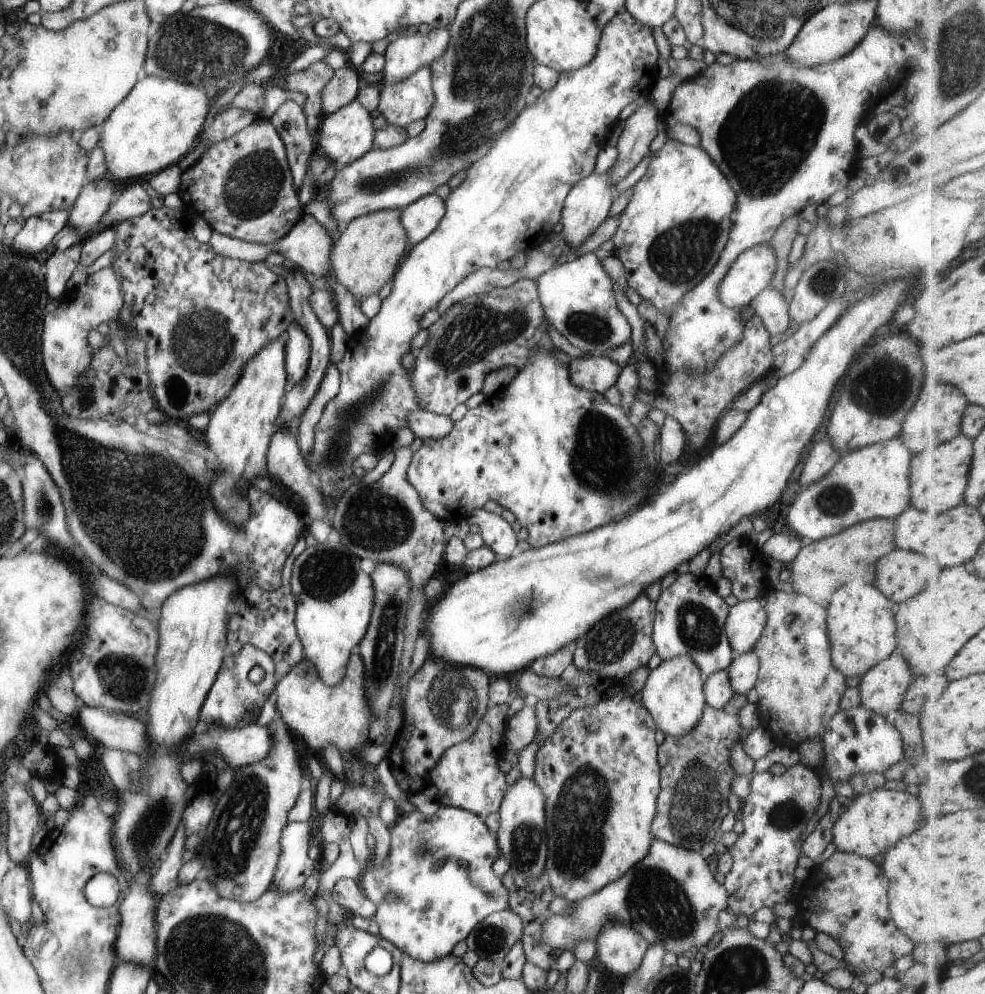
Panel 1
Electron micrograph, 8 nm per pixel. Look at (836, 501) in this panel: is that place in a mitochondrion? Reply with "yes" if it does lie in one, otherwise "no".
yes

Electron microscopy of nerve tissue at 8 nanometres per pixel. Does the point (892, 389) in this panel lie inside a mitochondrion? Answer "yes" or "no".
yes

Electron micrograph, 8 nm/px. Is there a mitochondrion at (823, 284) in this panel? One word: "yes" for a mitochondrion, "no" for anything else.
yes

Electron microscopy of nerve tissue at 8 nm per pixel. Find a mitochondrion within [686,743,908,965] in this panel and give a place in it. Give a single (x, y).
(786, 815)

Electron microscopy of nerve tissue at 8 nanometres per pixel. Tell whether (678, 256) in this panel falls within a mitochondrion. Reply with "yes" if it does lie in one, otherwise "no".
yes

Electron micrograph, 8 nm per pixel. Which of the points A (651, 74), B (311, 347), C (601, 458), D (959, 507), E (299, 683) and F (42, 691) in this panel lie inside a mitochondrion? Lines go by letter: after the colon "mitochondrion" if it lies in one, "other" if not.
A: other
B: other
C: mitochondrion
D: other
E: other
F: other

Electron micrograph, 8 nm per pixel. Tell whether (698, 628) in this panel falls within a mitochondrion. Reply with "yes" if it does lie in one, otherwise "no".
yes

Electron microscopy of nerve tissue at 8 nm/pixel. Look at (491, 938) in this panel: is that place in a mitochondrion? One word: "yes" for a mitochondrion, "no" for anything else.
yes

